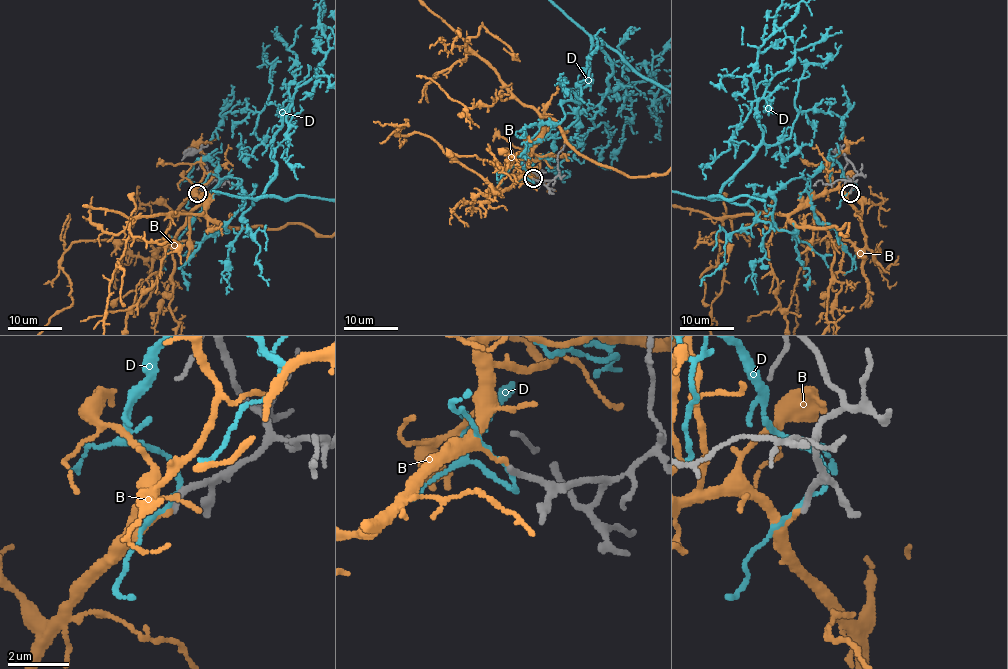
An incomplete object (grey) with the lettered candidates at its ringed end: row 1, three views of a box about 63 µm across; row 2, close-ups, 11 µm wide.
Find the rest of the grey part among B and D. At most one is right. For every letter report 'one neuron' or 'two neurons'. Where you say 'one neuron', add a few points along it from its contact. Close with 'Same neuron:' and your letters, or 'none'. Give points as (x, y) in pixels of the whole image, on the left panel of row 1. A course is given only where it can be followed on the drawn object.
B: two neurons
D: two neurons
Same neuron: none

